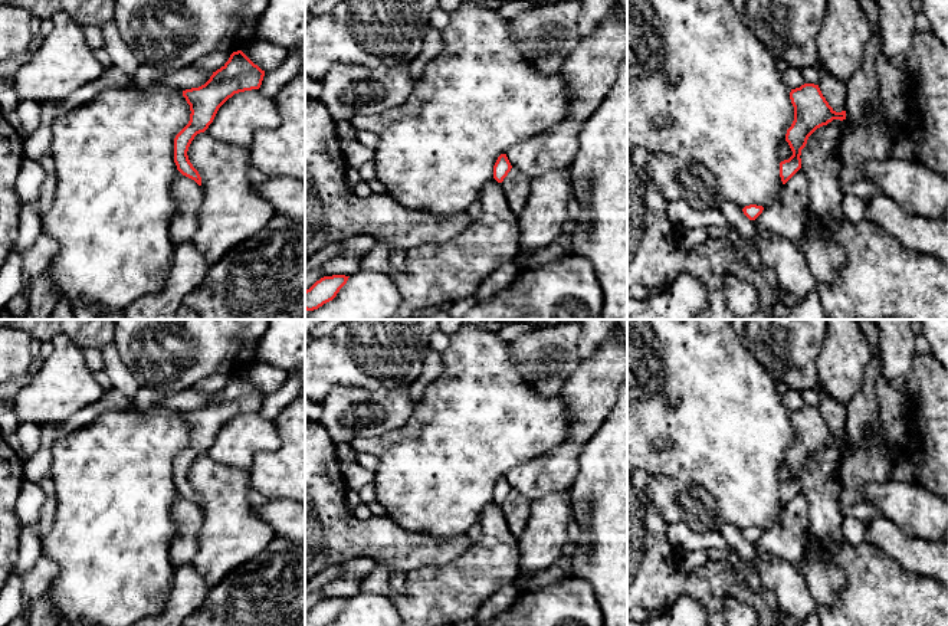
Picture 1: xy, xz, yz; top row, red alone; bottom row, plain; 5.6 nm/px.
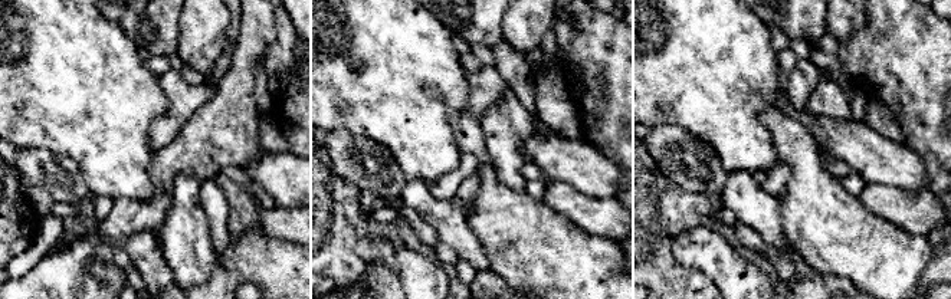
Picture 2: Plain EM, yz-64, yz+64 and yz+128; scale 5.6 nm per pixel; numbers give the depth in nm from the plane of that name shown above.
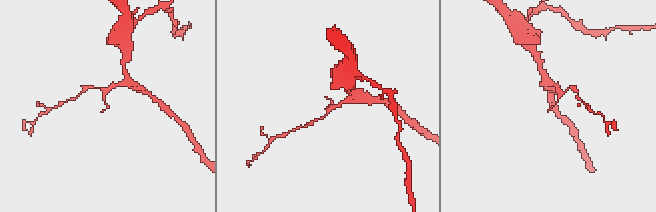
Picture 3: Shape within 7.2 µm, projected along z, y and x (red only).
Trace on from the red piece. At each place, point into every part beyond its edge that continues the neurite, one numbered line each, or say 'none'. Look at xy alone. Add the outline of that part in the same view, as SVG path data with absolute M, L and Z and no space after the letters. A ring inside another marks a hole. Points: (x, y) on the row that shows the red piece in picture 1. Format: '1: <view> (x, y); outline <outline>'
none

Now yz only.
none

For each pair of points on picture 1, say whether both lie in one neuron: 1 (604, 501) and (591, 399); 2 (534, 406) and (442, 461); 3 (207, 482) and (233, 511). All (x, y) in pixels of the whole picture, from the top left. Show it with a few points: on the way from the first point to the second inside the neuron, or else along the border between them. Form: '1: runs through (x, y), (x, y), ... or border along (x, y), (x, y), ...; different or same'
1: border along (612, 407), (584, 446), (580, 462); different
2: runs through (511, 422), (485, 422), (465, 442); same
3: runs through (215, 490), (226, 504); same

